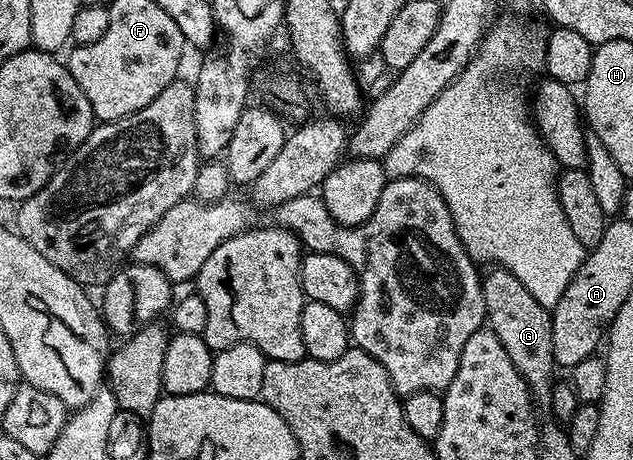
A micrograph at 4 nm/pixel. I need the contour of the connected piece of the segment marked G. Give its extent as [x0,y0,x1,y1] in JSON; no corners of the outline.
[481,267,555,407]

